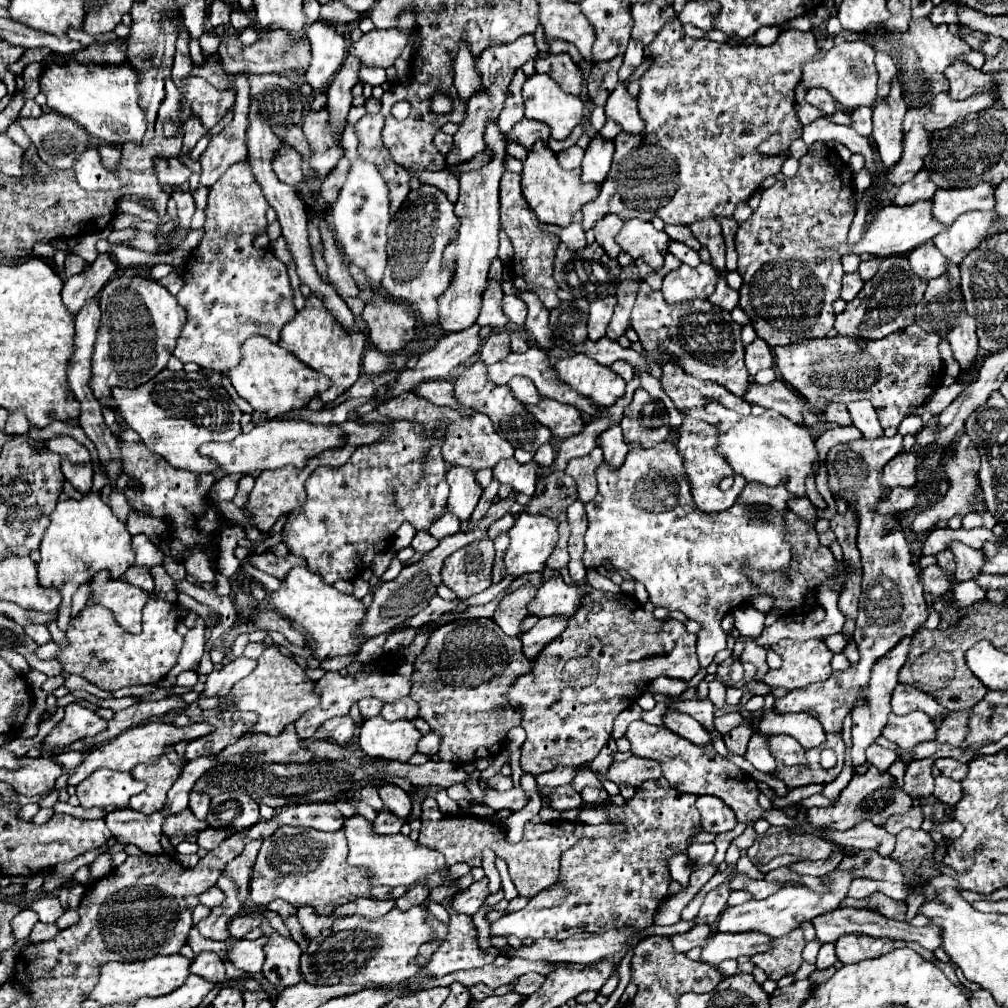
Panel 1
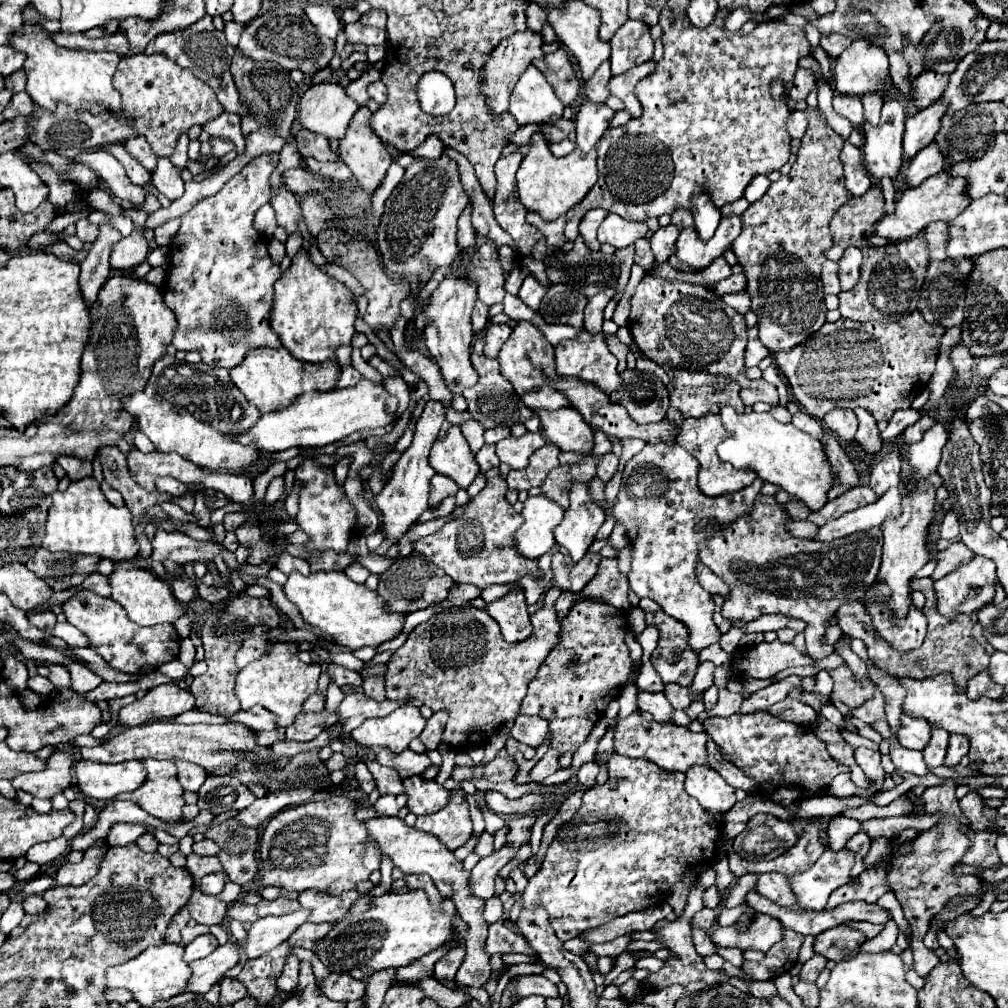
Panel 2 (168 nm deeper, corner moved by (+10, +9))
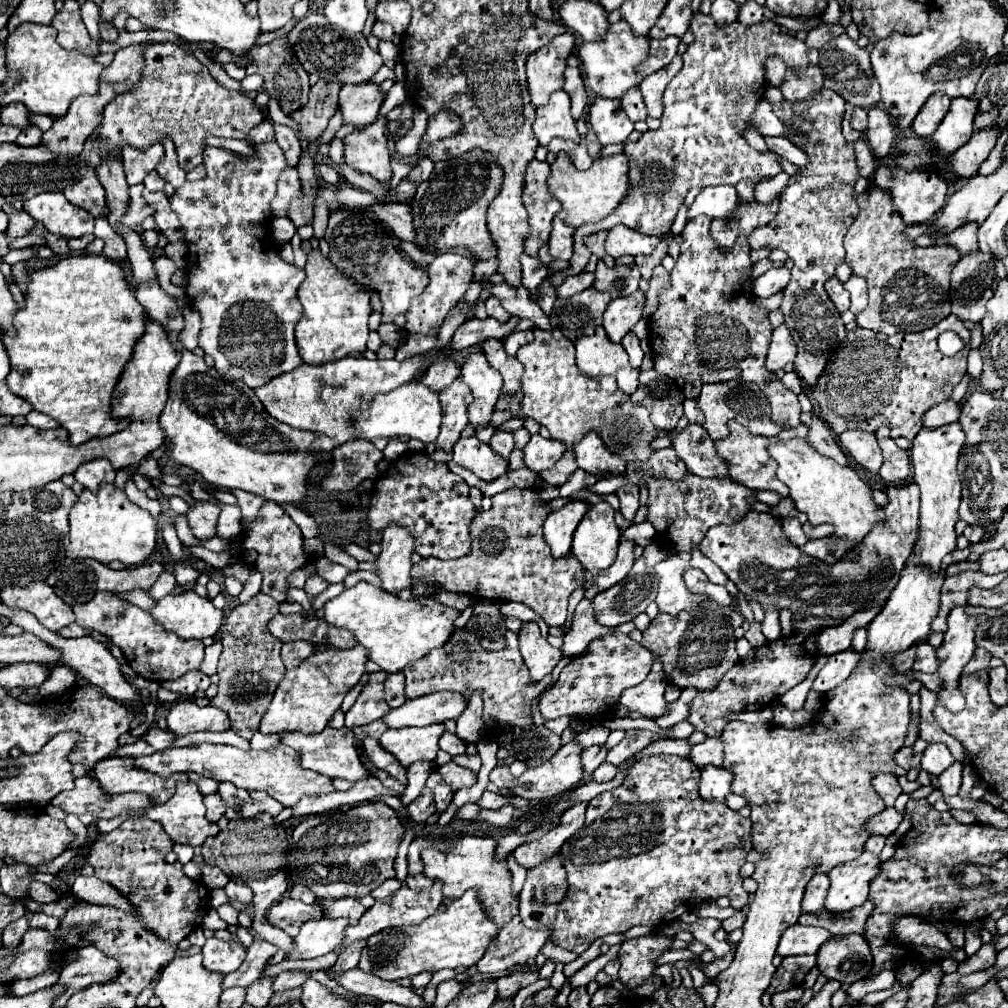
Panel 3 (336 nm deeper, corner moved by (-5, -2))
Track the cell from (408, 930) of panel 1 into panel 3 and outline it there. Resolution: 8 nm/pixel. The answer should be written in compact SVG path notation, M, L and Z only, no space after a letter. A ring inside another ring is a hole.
M475 890L465 892L459 900L447 902L447 910L437 910L419 926L387 928L373 934L367 940L367 948L361 954L359 968L375 974L383 980L399 980L415 976L419 972L431 972L443 968L469 968L485 954L491 938L497 934L495 922L483 912L483 904Z

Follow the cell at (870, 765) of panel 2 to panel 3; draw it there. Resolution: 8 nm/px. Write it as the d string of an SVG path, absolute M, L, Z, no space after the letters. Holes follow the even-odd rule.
M887 774L875 776L873 788L875 788L875 792L883 798L885 806L893 806L895 800L897 800L897 796L901 794L901 786L899 786L897 778L895 778L895 776L887 776Z

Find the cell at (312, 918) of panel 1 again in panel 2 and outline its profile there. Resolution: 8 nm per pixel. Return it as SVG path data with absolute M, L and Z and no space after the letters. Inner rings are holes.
M304 891L298 895L300 905L310 911L308 921L312 923L336 921L344 917L358 899L360 899L358 891L348 891L344 893L344 897L320 897L320 893L314 891Z

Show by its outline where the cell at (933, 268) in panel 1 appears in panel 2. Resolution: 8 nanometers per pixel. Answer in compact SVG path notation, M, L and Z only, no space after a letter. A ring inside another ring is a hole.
M936 221L924 229L924 239L928 243L928 255L930 259L946 259L944 253L944 233L946 233L946 223Z

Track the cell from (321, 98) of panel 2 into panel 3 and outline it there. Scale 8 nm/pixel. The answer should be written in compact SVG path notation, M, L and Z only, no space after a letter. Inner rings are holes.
M347 84L339 92L339 106L345 122L357 124L357 128L367 126L377 120L379 108L385 100L385 92L379 84Z

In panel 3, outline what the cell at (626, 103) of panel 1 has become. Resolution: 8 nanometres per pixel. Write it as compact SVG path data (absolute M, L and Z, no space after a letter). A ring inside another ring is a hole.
M677 54L667 68L661 68L661 70L653 72L651 76L647 76L641 82L639 90L643 94L643 100L647 104L647 110L649 110L651 118L661 118L661 114L663 114L663 90L671 82L671 78L679 72L681 64L683 64L683 58Z

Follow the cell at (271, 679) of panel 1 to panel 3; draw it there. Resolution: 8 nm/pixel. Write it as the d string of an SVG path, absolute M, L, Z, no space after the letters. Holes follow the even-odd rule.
M363 646L351 650L323 650L315 656L303 660L295 670L289 670L275 690L275 696L269 704L267 714L261 720L261 734L279 734L279 732L303 732L317 734L321 732L333 714L341 708L345 694L351 690L351 684L359 684L361 676L367 672L365 662L369 660Z

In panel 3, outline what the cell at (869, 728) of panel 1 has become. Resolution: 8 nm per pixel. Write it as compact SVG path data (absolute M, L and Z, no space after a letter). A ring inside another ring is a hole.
M857 628L854 632L852 640L852 648L859 654L861 654L867 643L867 630L865 628Z

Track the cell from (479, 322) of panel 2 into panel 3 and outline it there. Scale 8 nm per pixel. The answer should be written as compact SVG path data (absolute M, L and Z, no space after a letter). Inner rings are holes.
M489 296L485 306L487 306L487 314L493 316L495 320L499 320L499 322L507 322L509 320L509 312L501 306L501 302L495 296Z

